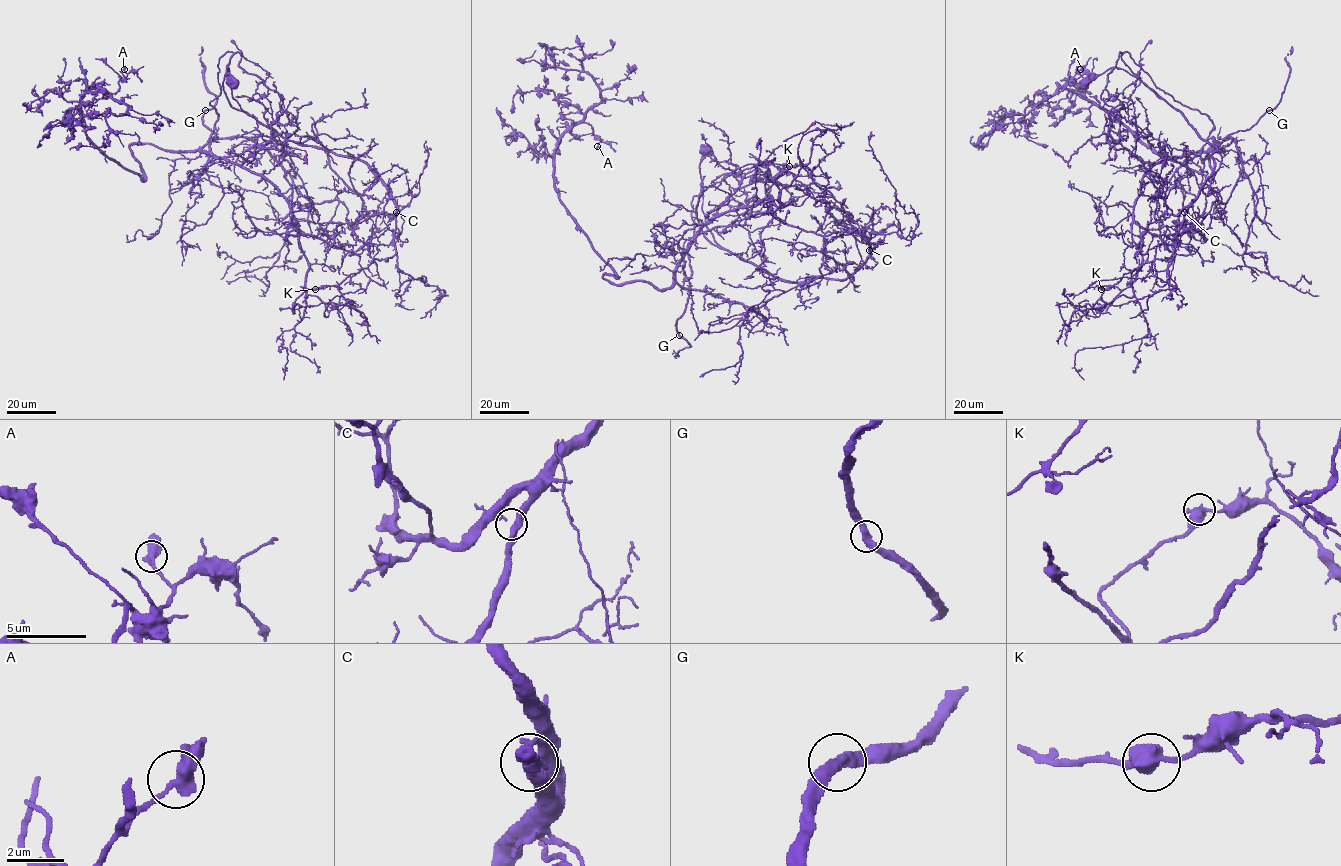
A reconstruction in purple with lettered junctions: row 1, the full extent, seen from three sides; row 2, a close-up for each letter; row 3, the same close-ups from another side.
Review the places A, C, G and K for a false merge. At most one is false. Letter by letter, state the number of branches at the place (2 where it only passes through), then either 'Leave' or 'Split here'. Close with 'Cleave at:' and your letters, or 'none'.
A: Branches: 2. Leave
C: Branches: 2. Leave
G: Branches: 2. Leave
K: Branches: 2. Split here
Cleave at: K

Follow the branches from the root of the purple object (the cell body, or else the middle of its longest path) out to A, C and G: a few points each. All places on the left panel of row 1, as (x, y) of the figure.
A: (233, 81), (243, 111), (226, 52), (208, 143), (130, 146), (143, 180), (81, 122), (124, 69)
C: (233, 81), (226, 75), (227, 67), (231, 96), (240, 107), (287, 140), (362, 160), (386, 187), (396, 212)
G: (233, 81), (243, 111), (223, 90), (226, 52), (209, 143), (216, 136), (203, 123), (205, 110)

